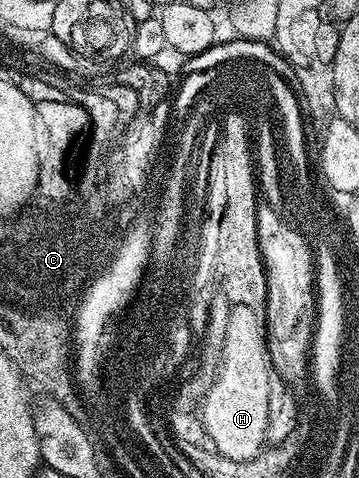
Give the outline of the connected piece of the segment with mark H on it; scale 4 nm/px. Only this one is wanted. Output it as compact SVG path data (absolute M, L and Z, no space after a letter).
M239 306L228 308L226 326L225 352L222 354L222 366L218 370L217 380L210 387L209 393L198 405L198 419L204 427L204 436L217 452L221 452L227 460L250 462L266 444L266 394L270 383L272 363L268 357L268 338L266 325L258 322L256 316Z

